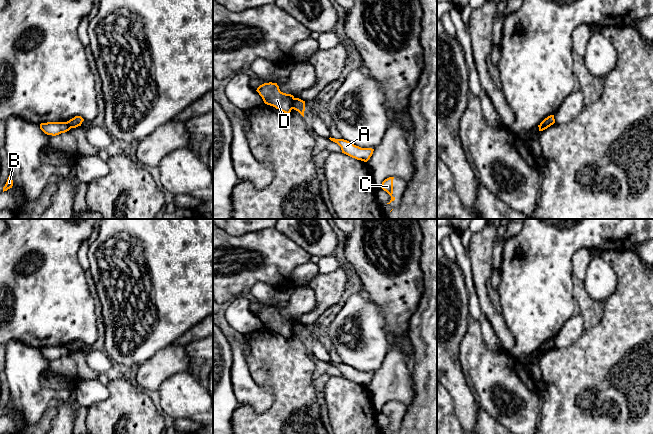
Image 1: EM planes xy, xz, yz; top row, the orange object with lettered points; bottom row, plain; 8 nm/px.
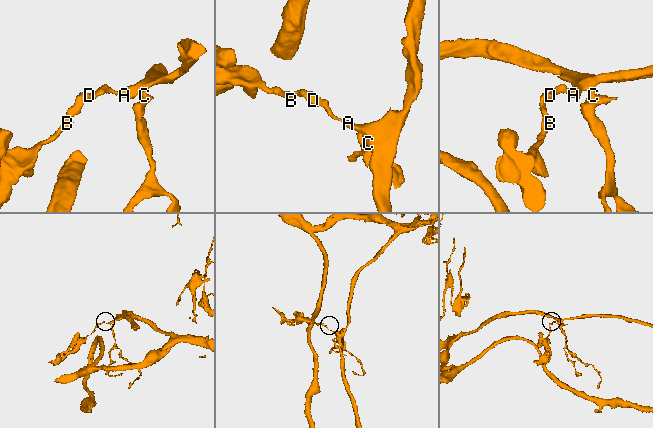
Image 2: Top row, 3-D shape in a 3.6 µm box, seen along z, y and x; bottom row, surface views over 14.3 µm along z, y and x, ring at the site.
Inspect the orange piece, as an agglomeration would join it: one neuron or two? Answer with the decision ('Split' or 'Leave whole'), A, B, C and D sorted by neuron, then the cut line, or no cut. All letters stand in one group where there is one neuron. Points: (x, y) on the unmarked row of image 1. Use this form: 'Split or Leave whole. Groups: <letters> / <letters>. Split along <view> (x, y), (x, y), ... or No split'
Split. Groups: A C / B D. Split along xz (294, 322), (291, 332)

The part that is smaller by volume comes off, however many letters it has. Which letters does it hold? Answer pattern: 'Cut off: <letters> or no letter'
Cut off: B, D

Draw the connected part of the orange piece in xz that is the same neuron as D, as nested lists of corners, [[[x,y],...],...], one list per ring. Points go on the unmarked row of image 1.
[[[264,307],[256,315],[265,328],[273,330],[286,338],[291,336],[294,320],[281,316],[277,307]]]

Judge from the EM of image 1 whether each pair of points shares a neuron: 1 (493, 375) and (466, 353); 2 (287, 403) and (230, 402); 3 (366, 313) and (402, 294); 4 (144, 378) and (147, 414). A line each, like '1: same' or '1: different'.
1: same
2: different
3: different
4: different

